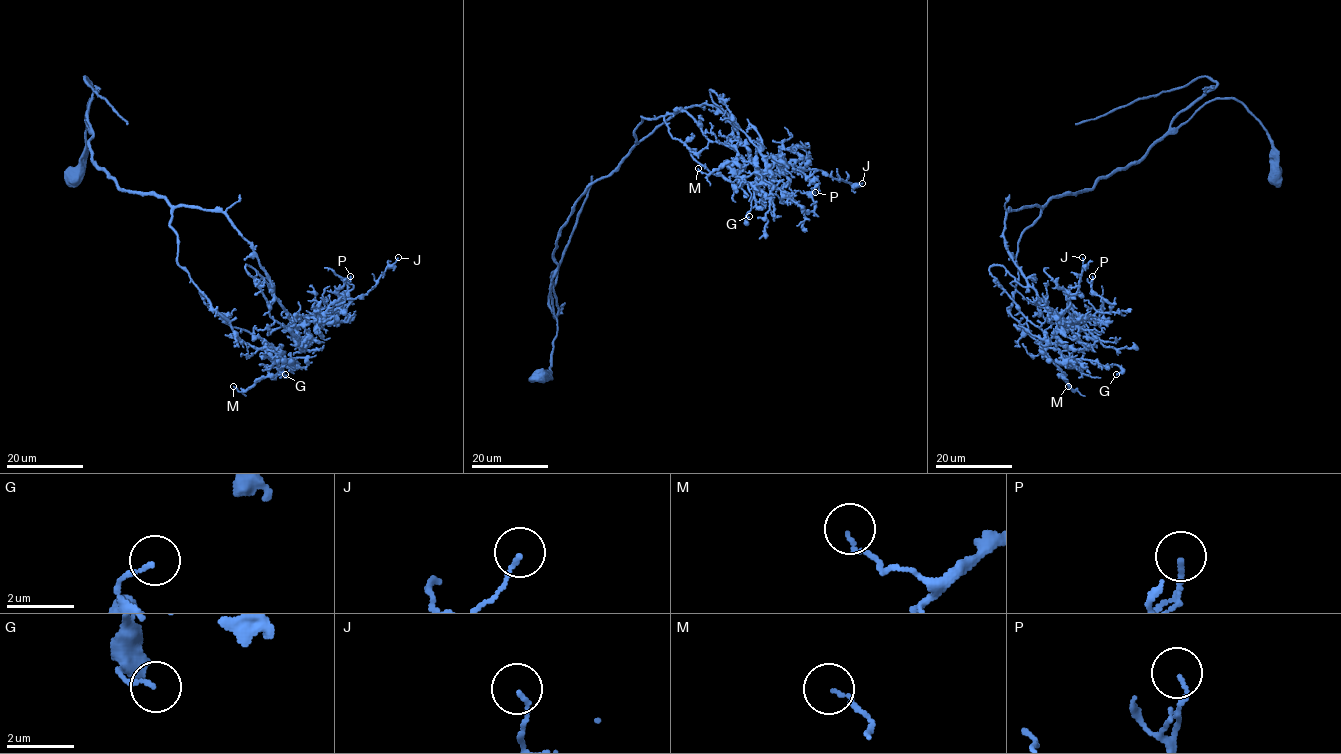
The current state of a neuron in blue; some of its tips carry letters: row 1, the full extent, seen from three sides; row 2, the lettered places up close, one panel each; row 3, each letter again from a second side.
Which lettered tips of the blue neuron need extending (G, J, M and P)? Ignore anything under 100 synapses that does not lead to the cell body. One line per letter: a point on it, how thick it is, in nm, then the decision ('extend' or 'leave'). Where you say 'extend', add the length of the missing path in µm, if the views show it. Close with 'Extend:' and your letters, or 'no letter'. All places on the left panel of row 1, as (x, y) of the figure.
G: at (285, 374); 120 nm thick; leave
J: at (398, 257); 110 nm thick; leave
M: at (233, 386); 90 nm thick; leave
P: at (350, 276); 110 nm thick; leave
Extend: no letter

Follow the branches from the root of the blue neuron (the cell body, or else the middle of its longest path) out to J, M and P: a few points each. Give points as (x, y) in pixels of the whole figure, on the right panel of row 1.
J: (1275, 176), (1262, 123), (1233, 98), (1210, 100), (1092, 188), (1007, 213), (1009, 255), (1066, 324), (1082, 257)
M: (1275, 176), (1262, 123), (1216, 98), (1137, 161), (1047, 202), (1017, 244), (1010, 313), (1068, 386)
P: (1275, 176), (1262, 123), (1216, 98), (1092, 188), (1007, 213), (1009, 255), (1067, 320), (1110, 311), (1092, 276)

